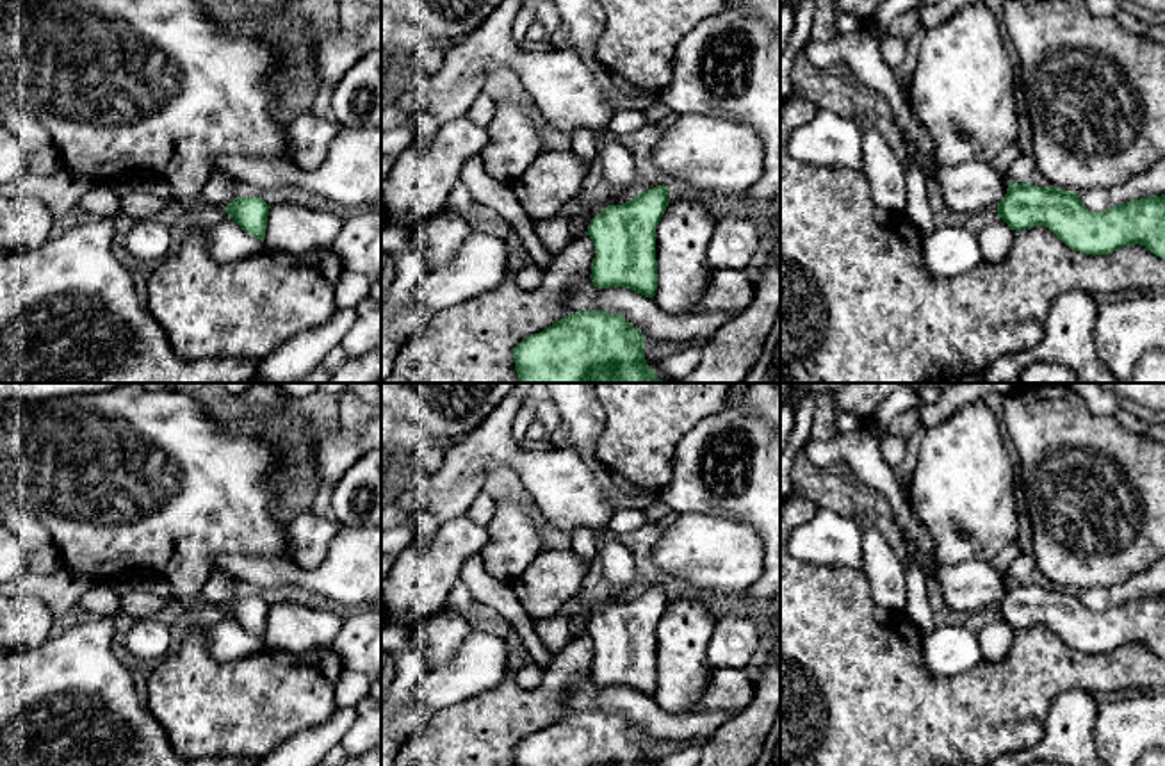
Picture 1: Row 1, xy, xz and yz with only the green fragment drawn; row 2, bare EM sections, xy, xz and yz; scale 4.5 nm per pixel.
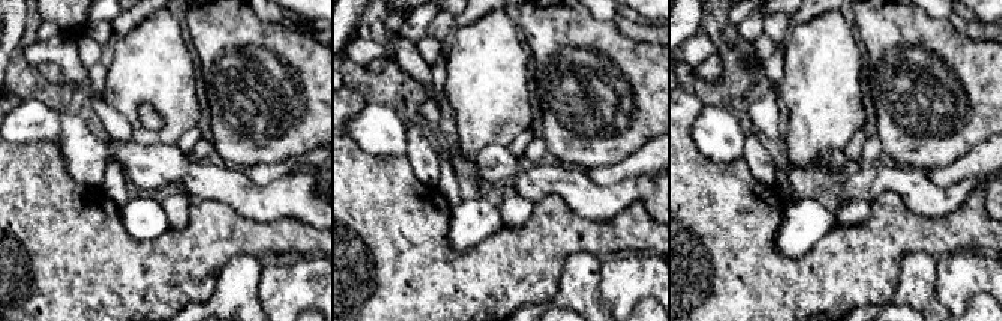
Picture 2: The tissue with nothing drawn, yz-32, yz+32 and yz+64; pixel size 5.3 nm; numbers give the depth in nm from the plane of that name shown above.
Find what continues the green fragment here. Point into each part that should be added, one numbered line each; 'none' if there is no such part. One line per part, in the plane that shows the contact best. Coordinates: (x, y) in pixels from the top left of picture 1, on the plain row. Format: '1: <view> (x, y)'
1: yz (969, 586)

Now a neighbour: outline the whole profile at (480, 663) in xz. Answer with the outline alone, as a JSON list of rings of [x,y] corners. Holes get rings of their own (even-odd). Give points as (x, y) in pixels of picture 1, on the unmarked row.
[[[467,631],[465,643],[444,666],[431,668],[413,688],[415,704],[442,711],[463,698],[493,688],[508,668],[506,638]]]

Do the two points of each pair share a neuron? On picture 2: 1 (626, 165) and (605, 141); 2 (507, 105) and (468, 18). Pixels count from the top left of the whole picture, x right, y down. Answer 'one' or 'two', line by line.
1: two
2: two

